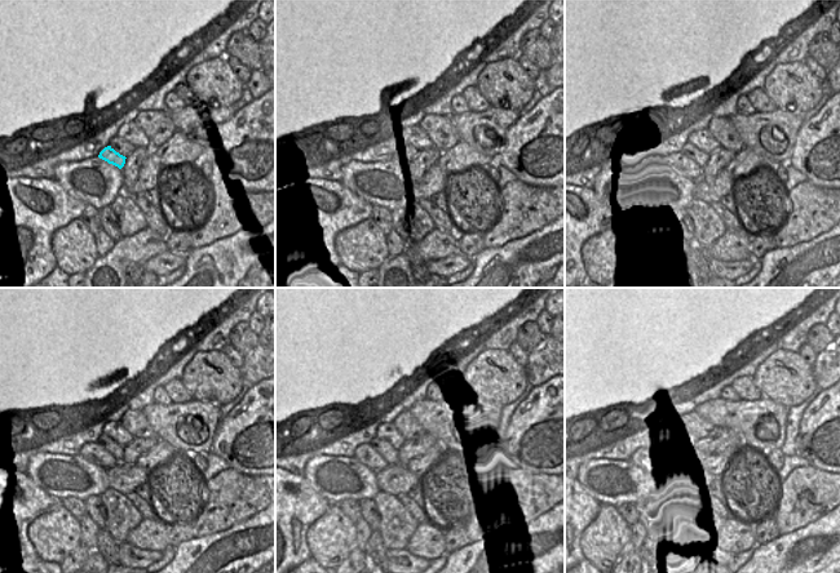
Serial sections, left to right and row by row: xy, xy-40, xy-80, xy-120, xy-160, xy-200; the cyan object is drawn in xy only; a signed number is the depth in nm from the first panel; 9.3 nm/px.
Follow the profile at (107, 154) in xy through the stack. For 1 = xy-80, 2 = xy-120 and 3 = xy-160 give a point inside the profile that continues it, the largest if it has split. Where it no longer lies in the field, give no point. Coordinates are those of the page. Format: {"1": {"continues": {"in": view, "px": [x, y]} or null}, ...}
{"1": {"continues": {"in": "xy-80", "px": [679, 161]}}, "2": {"continues": {"in": "xy-120", "px": [96, 453]}}, "3": {"continues": {"in": "xy-160", "px": [366, 454]}}}

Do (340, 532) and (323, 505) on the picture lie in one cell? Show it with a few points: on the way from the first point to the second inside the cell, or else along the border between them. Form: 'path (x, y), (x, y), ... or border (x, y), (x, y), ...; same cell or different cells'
border (337, 505), (331, 505), (310, 524), (301, 527); different cells

